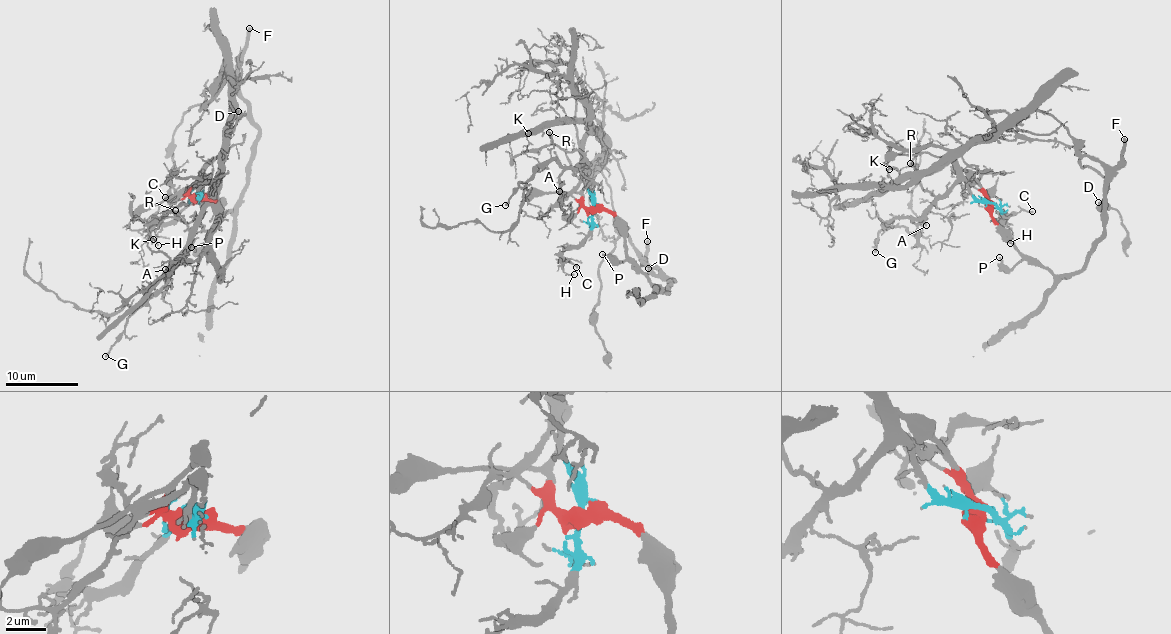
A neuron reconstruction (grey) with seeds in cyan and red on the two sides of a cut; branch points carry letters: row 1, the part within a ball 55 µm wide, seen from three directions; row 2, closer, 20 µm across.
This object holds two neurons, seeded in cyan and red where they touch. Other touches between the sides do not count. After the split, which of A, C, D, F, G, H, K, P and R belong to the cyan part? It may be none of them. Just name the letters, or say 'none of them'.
A, C, G, H, K, R

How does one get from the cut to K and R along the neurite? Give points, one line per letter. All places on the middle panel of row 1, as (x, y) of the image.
K: (594, 210), (585, 177), (588, 162), (585, 155), (578, 150), (565, 152), (552, 144), (530, 151), (529, 134)
R: (594, 210), (588, 189), (585, 155), (552, 142), (549, 132)

